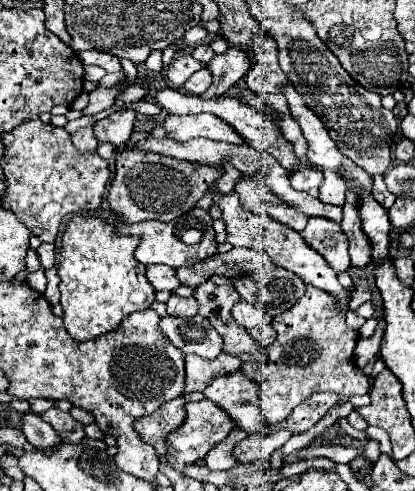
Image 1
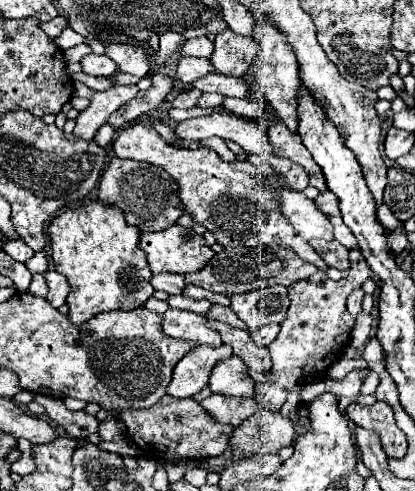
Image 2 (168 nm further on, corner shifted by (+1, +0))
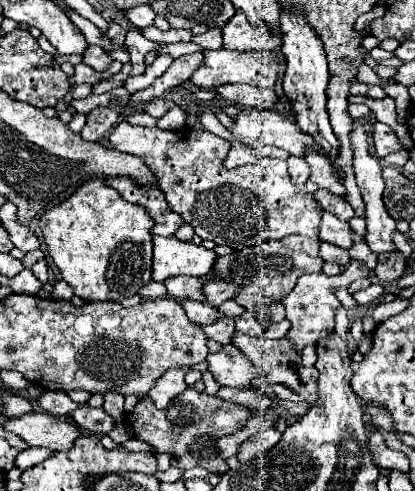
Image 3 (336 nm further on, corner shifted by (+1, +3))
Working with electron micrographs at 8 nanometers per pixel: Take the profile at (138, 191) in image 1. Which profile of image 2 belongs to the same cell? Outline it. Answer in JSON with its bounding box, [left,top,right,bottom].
[98,158,184,232]

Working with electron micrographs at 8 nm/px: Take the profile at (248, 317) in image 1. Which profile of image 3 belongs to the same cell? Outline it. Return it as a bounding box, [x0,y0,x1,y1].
[182,301,222,325]

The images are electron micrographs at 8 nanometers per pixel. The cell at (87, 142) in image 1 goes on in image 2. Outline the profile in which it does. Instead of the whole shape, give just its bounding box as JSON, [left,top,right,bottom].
[74,82,138,140]

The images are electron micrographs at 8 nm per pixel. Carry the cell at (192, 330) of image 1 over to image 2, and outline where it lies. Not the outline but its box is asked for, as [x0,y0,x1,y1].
[164,308,220,346]

